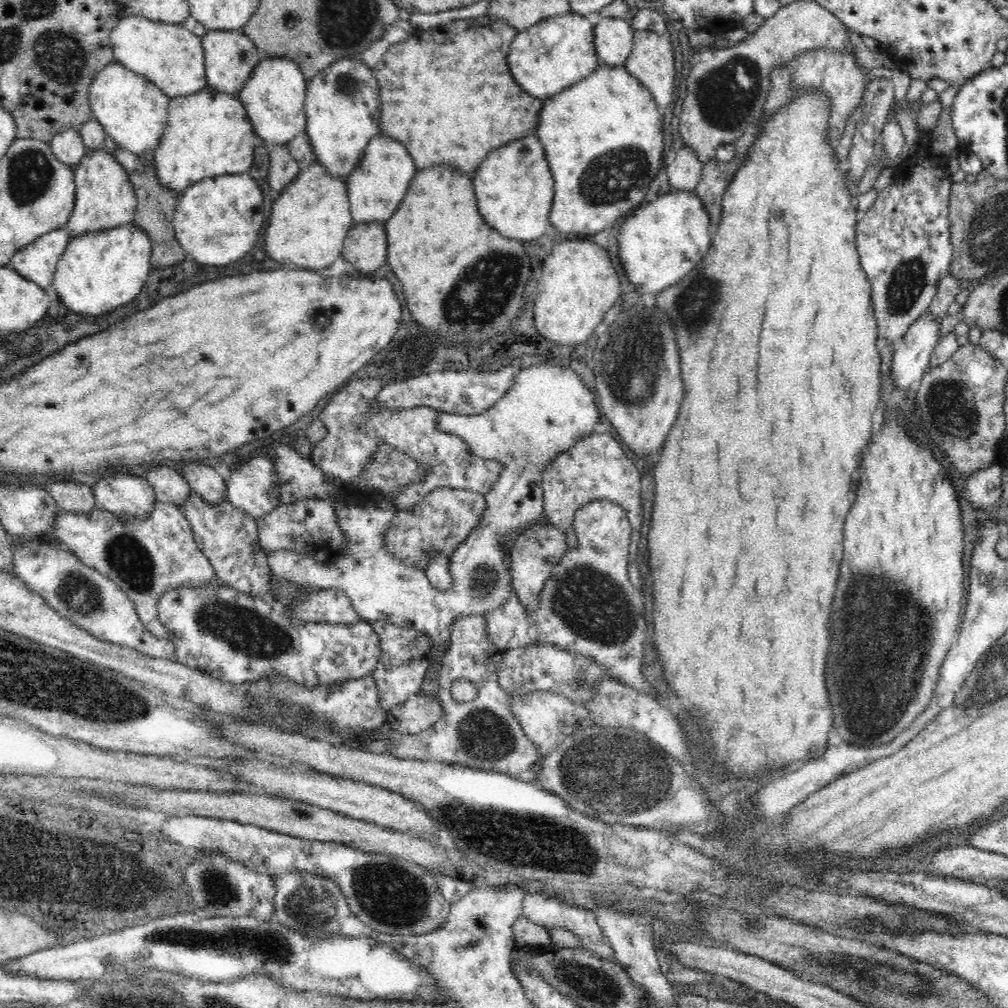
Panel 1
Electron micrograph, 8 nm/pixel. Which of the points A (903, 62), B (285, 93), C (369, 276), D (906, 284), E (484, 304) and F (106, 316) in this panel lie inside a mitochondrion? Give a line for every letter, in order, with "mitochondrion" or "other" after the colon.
A: other
B: other
C: other
D: mitochondrion
E: mitochondrion
F: other

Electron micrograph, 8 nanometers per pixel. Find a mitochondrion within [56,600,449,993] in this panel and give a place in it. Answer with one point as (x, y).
(275, 946)

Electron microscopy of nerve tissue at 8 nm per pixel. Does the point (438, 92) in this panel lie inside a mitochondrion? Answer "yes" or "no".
no

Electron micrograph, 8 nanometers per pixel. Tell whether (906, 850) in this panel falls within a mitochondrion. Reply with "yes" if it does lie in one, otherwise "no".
no

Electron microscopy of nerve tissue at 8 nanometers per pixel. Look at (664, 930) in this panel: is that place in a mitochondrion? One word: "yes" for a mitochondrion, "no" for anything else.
no

